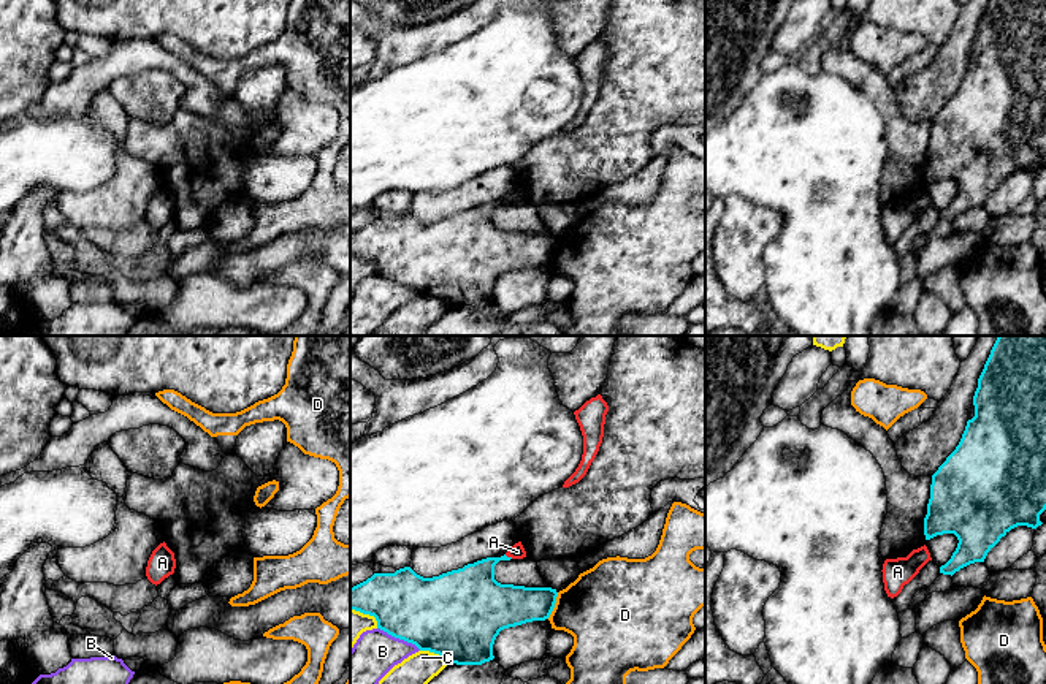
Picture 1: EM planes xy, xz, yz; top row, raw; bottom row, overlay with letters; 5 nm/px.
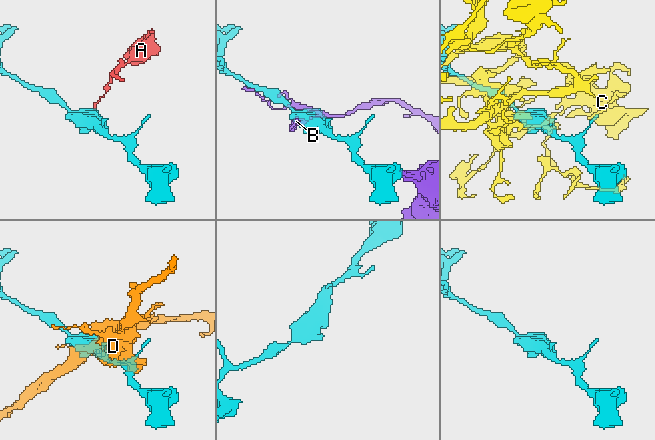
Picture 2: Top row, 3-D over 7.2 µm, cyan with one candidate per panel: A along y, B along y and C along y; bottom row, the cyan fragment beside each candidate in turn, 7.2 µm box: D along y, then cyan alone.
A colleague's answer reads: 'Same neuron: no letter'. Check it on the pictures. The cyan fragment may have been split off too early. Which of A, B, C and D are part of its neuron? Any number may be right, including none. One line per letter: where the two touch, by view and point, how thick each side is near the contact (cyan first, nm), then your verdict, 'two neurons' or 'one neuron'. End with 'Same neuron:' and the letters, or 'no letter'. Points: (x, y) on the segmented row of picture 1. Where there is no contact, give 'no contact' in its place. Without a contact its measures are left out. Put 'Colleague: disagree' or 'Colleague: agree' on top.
Colleague: agree
A: contact xz (509, 558); calibres 260 and 80 nm; two neurons
B: contact xz (400, 638); calibres 400 and 220 nm; two neurons
C: contact xz (435, 653); calibres 440 and 160 nm; two neurons
D: contact xz (553, 605); calibres 220 and 400 nm; two neurons
Same neuron: no letter

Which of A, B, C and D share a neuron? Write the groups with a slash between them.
A / B / C / D

